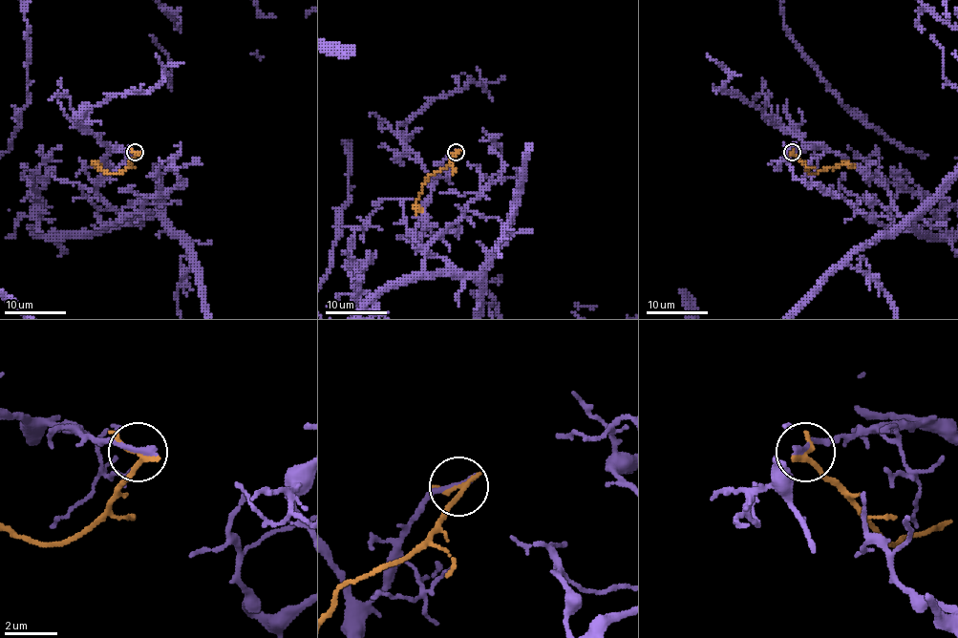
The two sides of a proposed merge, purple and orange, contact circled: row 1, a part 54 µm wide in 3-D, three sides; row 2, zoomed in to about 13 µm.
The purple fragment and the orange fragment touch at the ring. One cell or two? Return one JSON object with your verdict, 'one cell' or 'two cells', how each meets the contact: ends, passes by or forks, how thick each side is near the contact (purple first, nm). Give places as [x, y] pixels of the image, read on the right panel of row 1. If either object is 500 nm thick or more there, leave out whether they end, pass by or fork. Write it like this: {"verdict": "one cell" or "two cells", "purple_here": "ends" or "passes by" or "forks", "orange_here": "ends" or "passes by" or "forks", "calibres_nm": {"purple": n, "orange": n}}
{"verdict": "two cells", "purple_here": "ends", "orange_here": "passes by", "calibres_nm": {"purple": 280, "orange": 180}}

